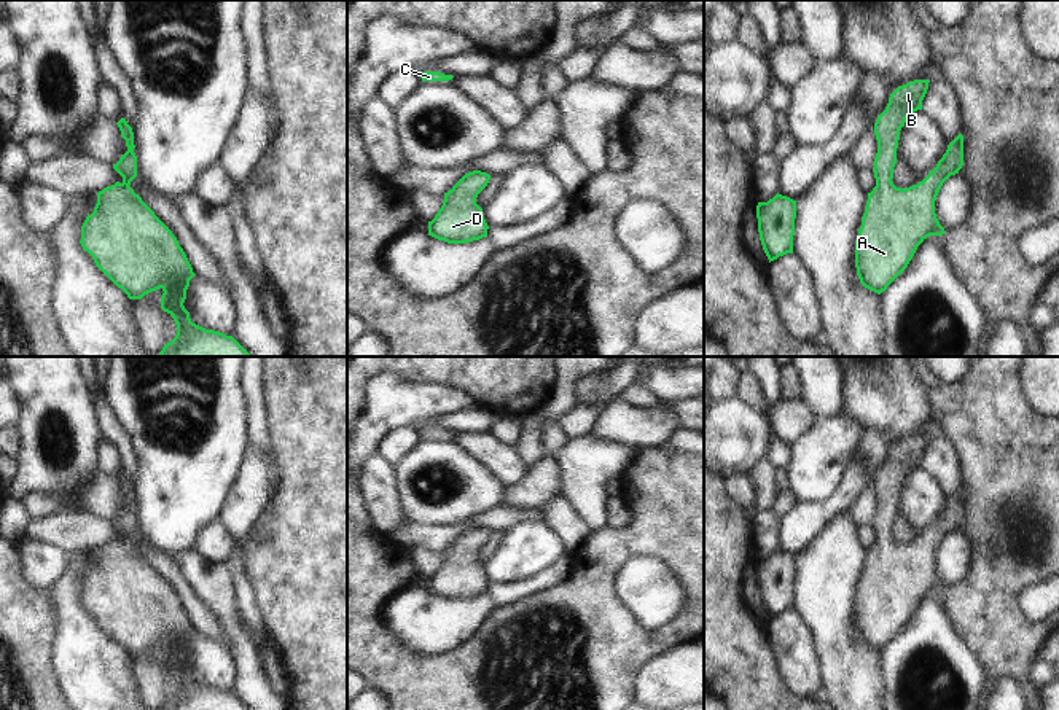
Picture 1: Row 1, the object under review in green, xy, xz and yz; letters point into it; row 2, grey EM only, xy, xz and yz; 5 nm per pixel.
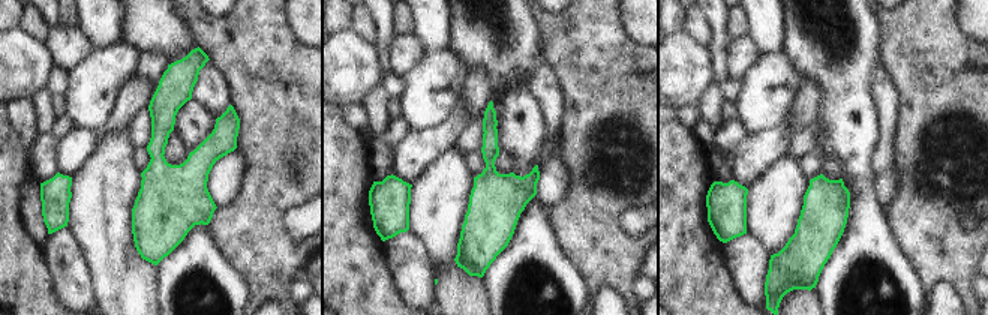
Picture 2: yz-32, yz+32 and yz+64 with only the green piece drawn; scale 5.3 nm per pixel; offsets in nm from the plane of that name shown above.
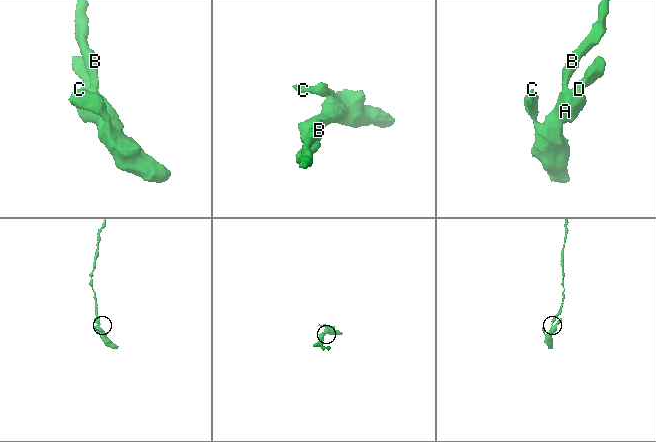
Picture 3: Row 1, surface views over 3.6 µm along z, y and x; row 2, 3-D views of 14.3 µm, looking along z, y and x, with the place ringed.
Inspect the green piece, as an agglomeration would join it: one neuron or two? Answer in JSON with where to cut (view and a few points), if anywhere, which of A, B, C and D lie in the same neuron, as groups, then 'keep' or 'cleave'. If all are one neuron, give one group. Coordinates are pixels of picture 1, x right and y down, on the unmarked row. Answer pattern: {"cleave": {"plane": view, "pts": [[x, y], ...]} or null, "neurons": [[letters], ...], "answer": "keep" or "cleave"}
{"cleave": null, "neurons": [["A", "B", "C", "D"]], "answer": "keep"}

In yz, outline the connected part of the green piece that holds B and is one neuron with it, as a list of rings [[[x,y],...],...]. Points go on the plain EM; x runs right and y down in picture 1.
[[[914,436],[898,443],[874,479],[876,543],[868,549],[855,597],[855,624],[860,640],[877,651],[908,624],[927,594],[946,589],[936,575],[935,557],[943,540],[963,522],[963,492],[959,490],[922,538],[903,546],[892,538],[900,487],[911,470],[922,466],[928,439]]]

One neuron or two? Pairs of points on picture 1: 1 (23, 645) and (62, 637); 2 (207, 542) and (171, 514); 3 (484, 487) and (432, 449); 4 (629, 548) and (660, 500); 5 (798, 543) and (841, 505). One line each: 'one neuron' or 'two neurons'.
1: two neurons
2: two neurons
3: one neuron
4: one neuron
5: one neuron

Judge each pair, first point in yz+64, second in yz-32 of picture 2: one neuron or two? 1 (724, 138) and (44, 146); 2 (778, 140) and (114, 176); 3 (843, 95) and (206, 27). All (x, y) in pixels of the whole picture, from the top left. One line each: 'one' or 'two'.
1: two
2: two
3: two

